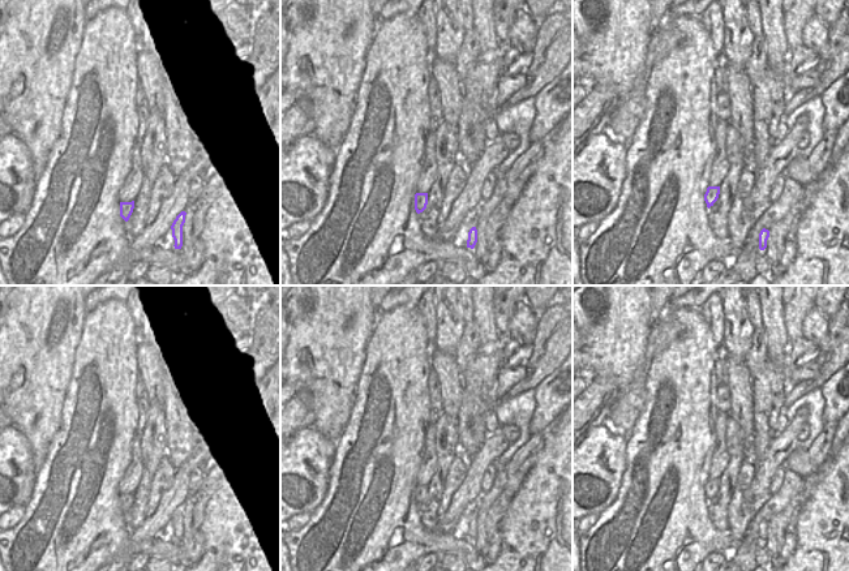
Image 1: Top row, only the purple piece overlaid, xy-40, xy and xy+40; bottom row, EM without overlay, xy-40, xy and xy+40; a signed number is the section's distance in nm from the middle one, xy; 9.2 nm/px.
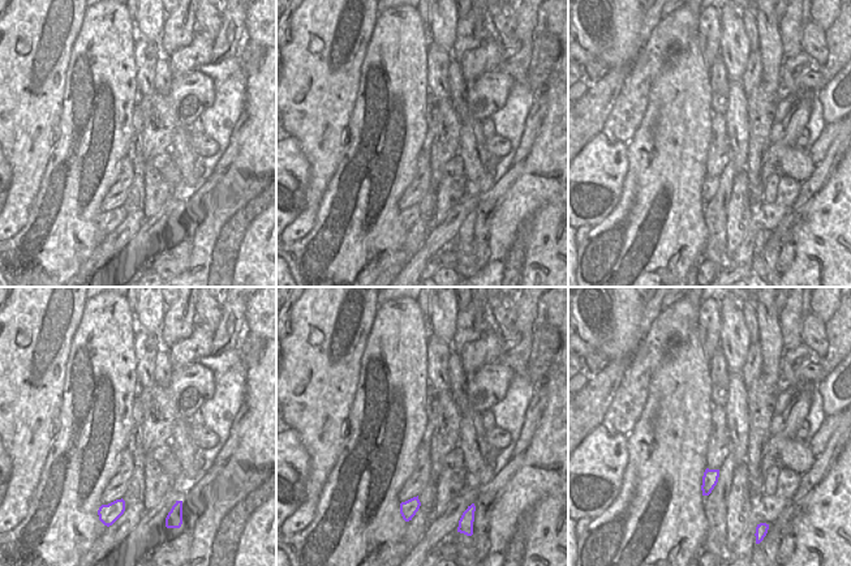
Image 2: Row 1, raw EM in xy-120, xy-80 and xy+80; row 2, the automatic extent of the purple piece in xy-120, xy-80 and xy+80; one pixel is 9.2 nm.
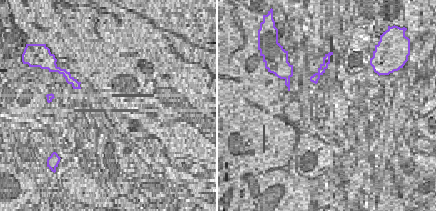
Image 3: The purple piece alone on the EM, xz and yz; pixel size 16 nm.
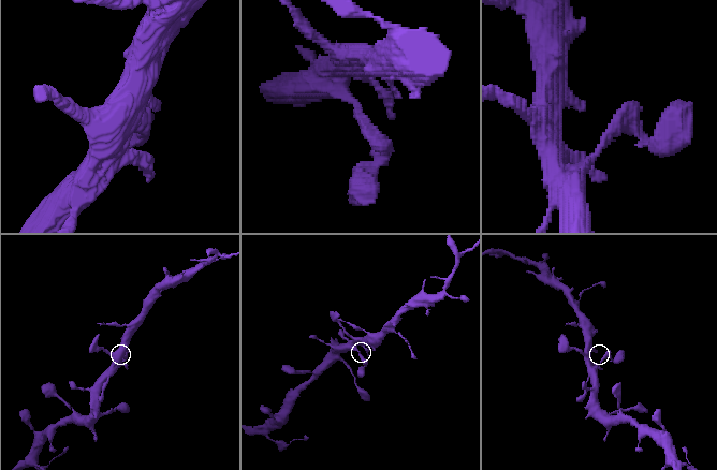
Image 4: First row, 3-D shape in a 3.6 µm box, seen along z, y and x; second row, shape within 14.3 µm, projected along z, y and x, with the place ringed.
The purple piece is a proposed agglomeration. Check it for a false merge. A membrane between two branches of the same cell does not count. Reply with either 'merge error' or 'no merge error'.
no merge error

